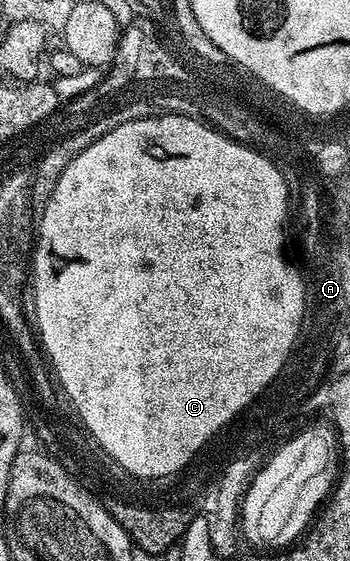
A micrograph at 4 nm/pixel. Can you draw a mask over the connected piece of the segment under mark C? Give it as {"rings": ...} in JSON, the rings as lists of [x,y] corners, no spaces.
{"rings":[[[147,116],[144,120],[135,120],[126,122],[114,130],[110,130],[104,136],[98,137],[94,143],[86,150],[82,150],[62,170],[62,174],[52,186],[52,192],[45,199],[45,210],[41,214],[38,225],[38,231],[35,235],[34,251],[32,253],[32,270],[30,284],[36,288],[36,308],[34,315],[36,318],[36,331],[40,337],[40,343],[51,367],[54,369],[55,379],[61,388],[64,389],[65,396],[68,397],[69,404],[76,409],[76,415],[79,417],[81,425],[87,429],[94,439],[96,439],[130,474],[138,476],[144,472],[145,476],[155,472],[173,472],[178,465],[184,463],[187,456],[192,456],[196,450],[198,453],[203,451],[205,439],[211,432],[215,432],[216,427],[224,424],[224,419],[232,416],[232,413],[240,408],[242,402],[252,400],[256,392],[264,389],[264,384],[270,383],[272,372],[280,368],[282,354],[288,352],[290,337],[296,333],[296,272],[288,272],[288,263],[284,256],[280,256],[280,176],[272,178],[270,168],[262,166],[262,160],[248,160],[248,148],[246,144],[236,143],[229,139],[222,132],[203,124],[200,121],[192,120],[186,116]]]}

